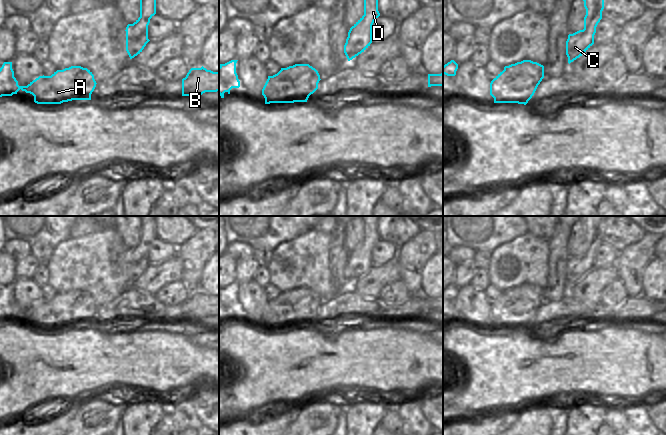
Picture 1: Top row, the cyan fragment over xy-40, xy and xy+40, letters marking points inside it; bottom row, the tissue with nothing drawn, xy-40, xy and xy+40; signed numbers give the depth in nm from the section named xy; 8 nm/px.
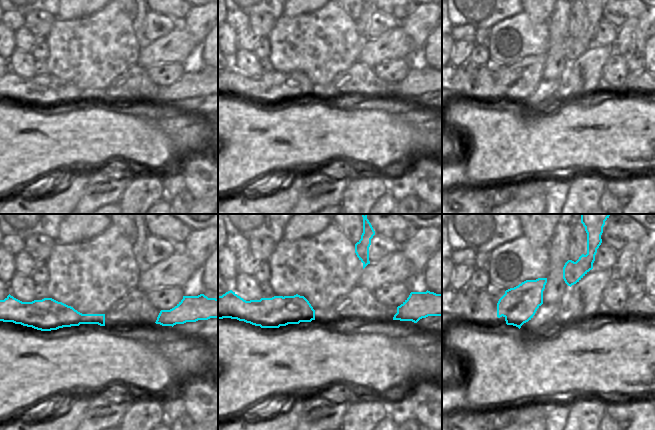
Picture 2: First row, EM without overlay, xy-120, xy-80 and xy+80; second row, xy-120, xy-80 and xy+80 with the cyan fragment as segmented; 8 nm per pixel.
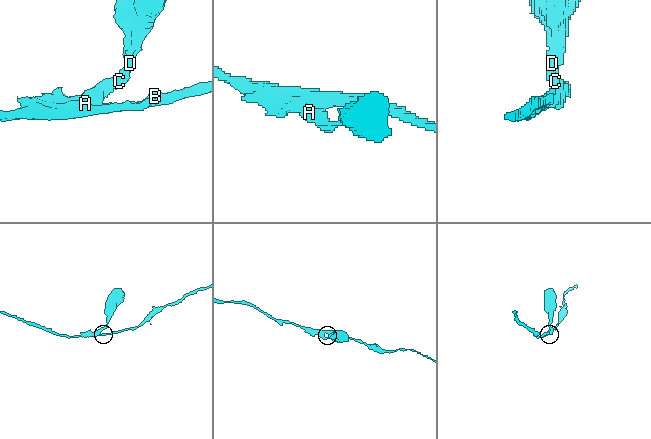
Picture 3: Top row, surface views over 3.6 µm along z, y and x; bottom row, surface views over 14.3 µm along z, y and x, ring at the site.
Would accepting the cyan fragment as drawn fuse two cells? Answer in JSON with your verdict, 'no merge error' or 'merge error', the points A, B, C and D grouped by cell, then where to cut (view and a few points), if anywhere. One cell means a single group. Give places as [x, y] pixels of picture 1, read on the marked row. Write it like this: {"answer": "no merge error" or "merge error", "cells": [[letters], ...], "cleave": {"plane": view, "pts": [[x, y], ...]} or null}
{"answer": "merge error", "cells": [["A", "B"], ["C", "D"]], "cleave": {"plane": "xy+40", "pts": [[504, 69], [507, 80], [514, 80], [519, 87], [517, 102]]}}

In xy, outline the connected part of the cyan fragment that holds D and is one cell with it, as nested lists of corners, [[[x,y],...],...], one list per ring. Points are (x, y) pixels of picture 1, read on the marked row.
[[[364,0],[364,15],[350,28],[344,45],[344,53],[348,61],[370,46],[372,25],[379,16],[378,0]]]

